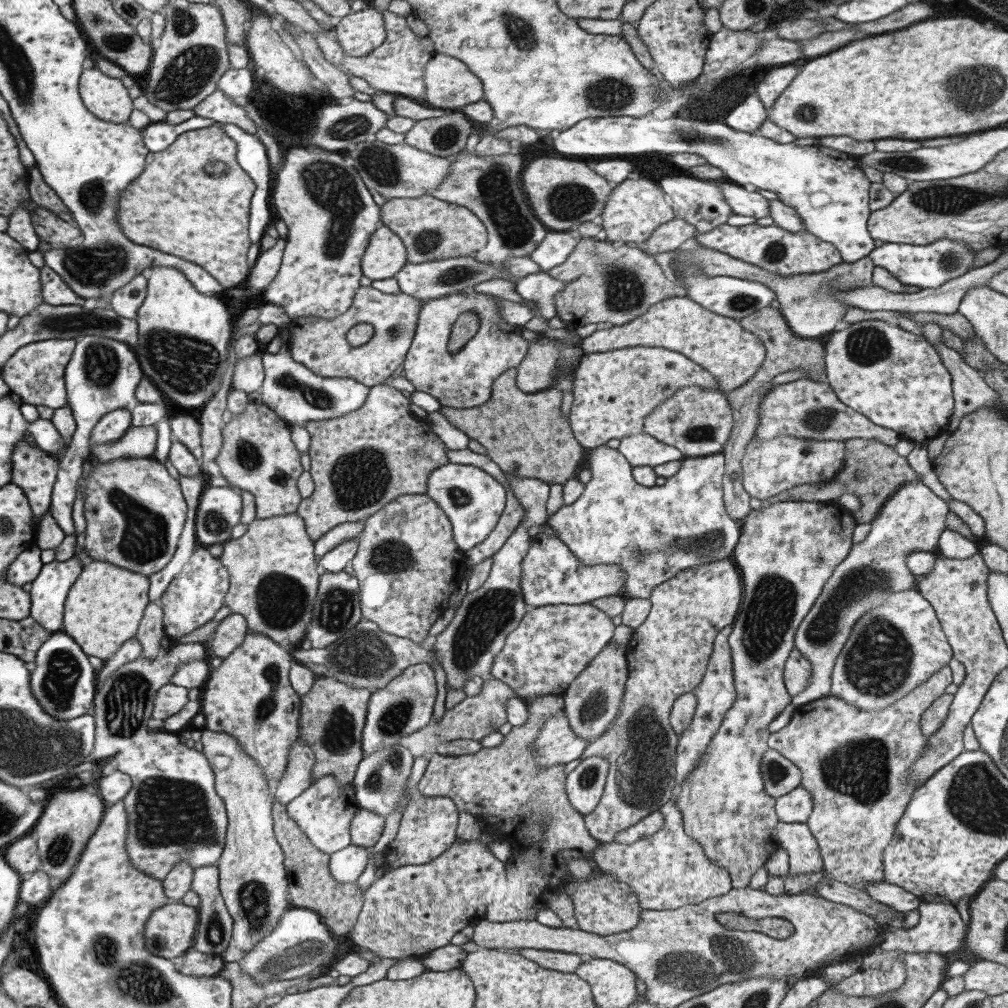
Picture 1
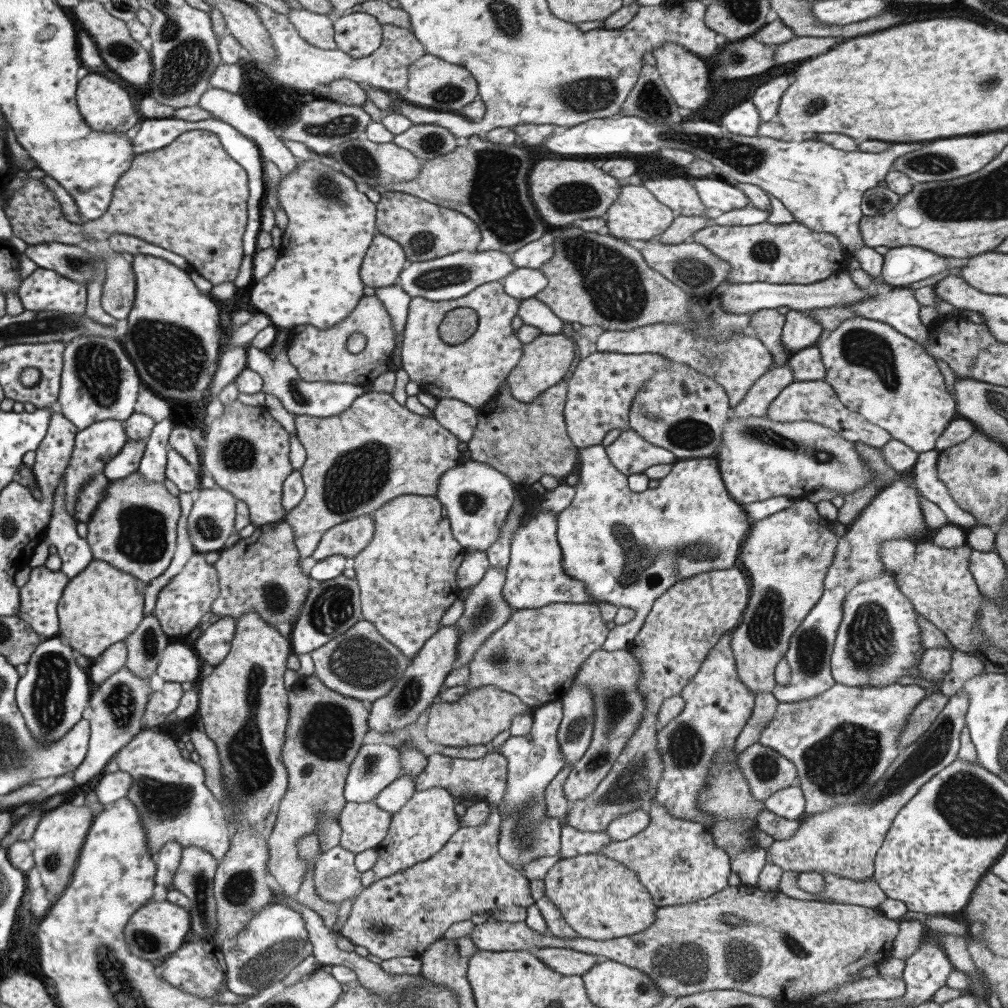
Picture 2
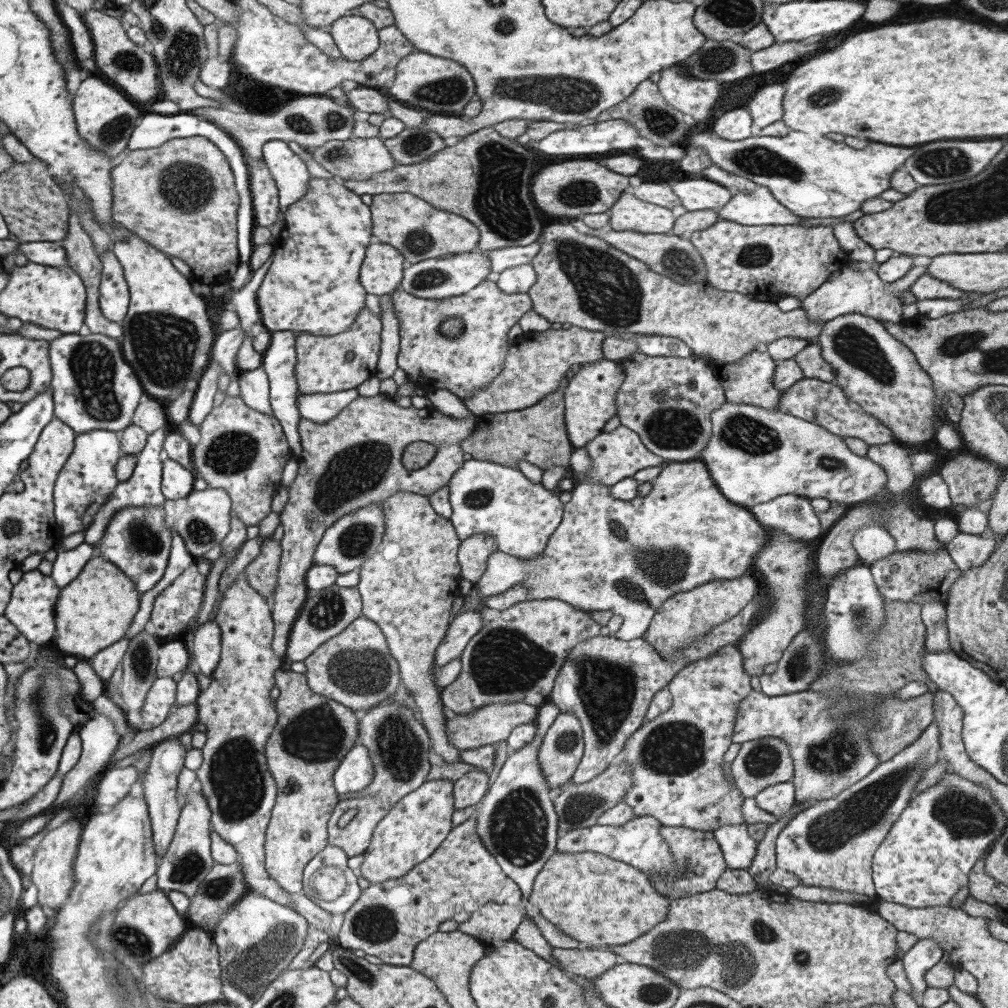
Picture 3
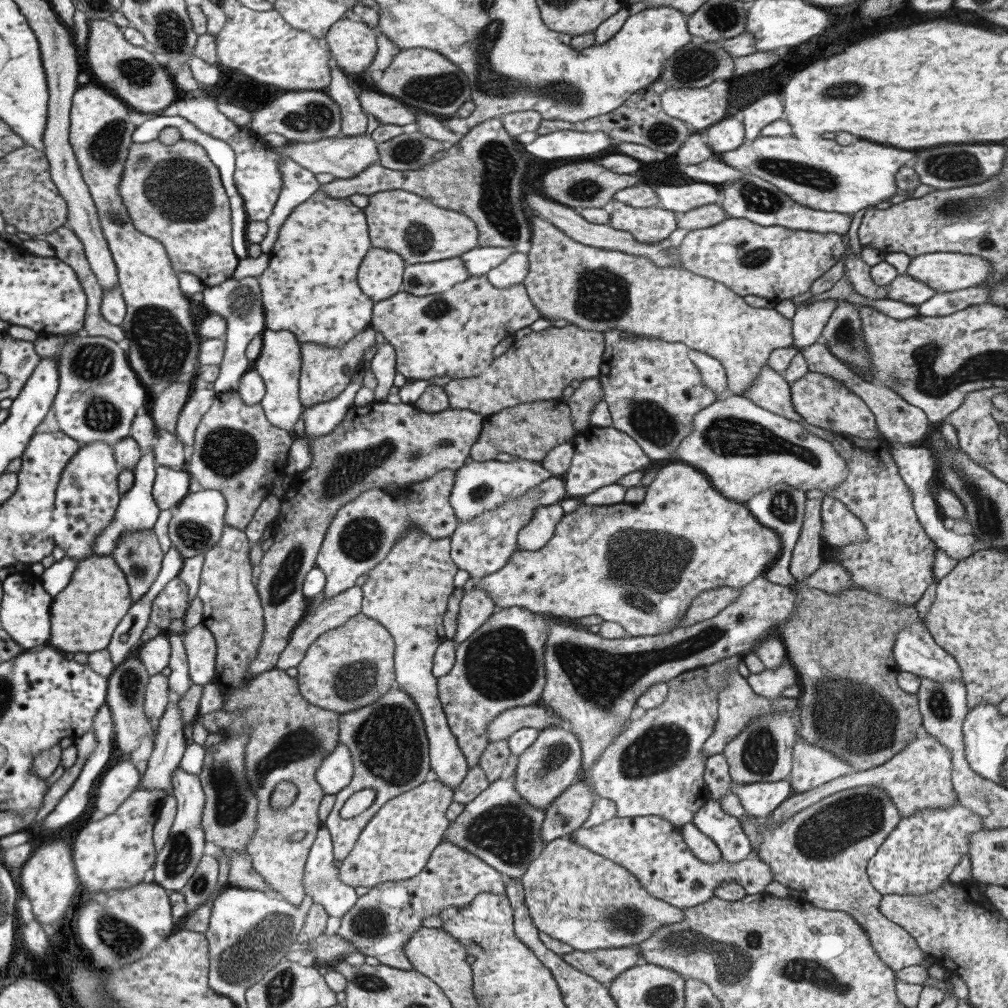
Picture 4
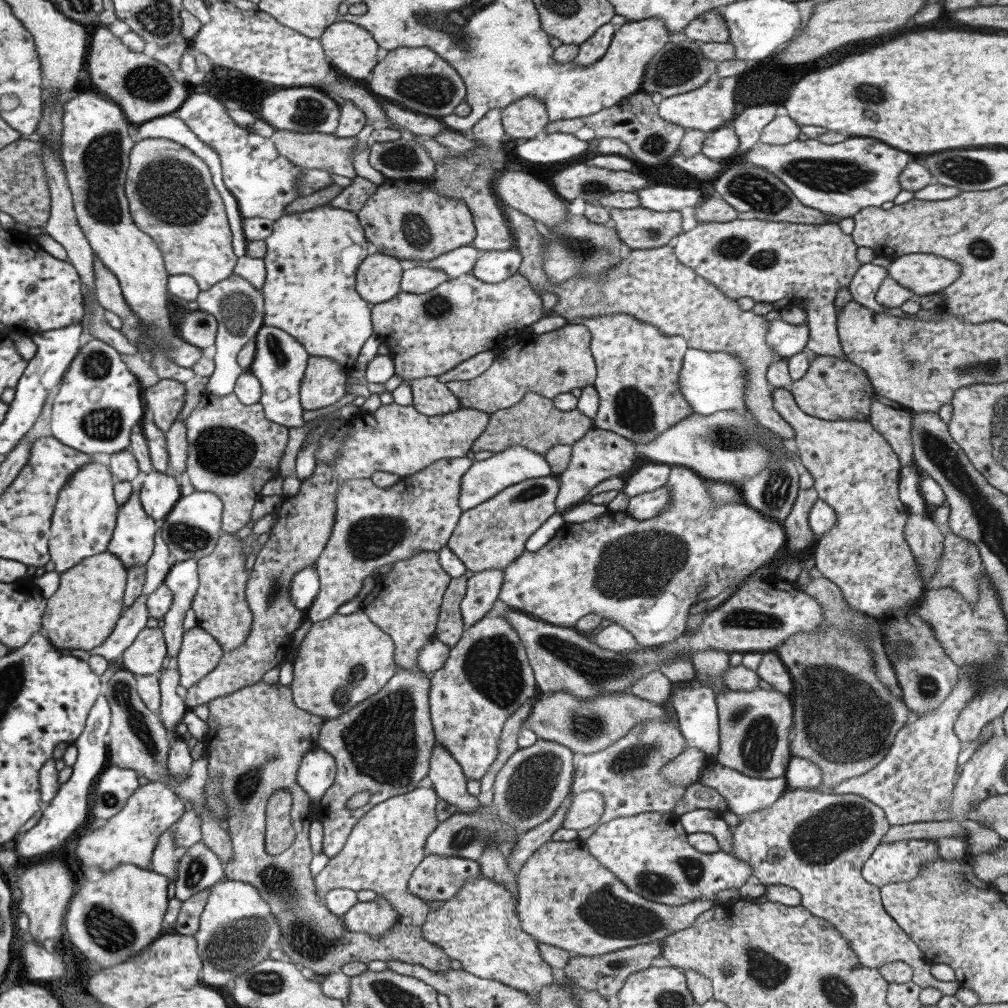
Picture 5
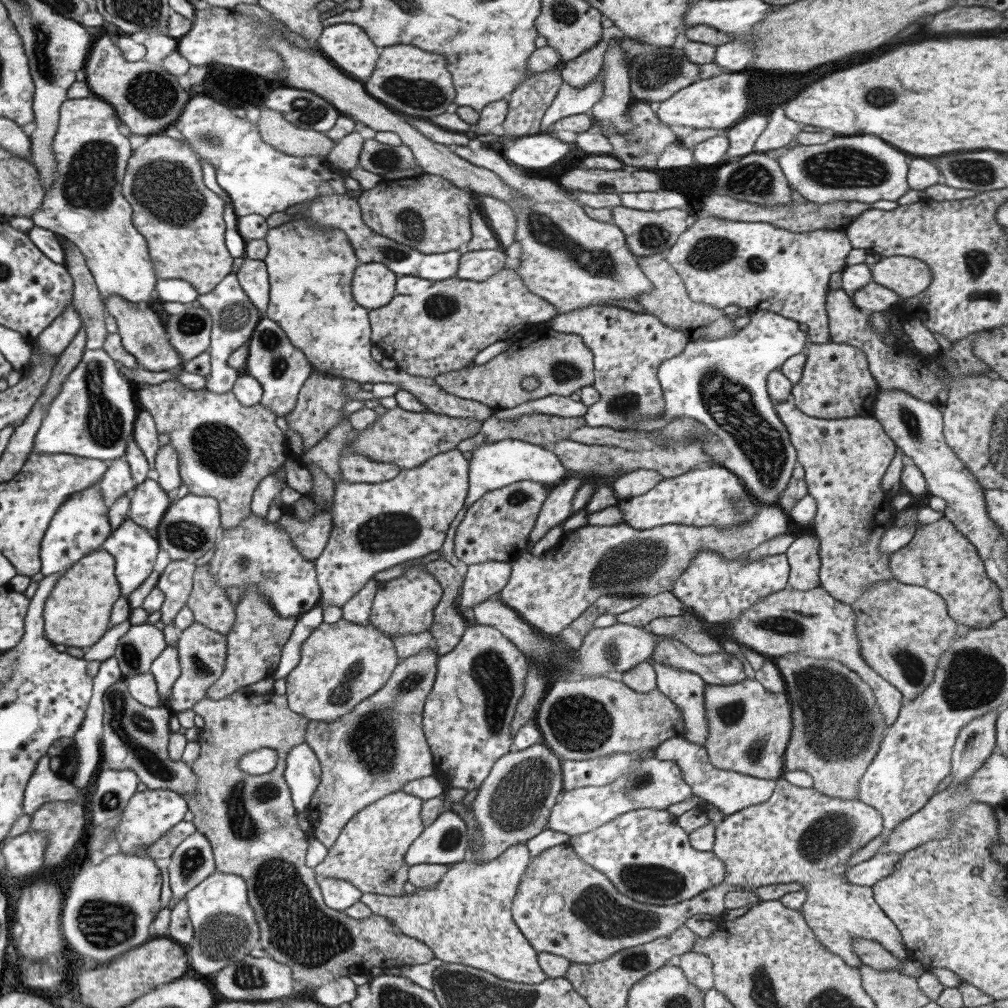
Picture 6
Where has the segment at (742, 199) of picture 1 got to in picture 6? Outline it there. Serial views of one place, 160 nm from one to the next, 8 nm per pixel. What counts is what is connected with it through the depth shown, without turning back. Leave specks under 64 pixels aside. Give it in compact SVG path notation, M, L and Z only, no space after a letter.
M659 189L655 192L624 192L618 195L621 199L621 206L638 211L659 212L667 208L686 211L688 209L688 200L683 194L667 192L665 189Z

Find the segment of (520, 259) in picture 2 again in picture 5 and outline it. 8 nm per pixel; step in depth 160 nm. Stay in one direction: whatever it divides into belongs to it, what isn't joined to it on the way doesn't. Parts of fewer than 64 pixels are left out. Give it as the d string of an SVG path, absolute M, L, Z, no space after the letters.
M471 246L455 248L453 251L441 254L441 256L431 261L410 261L414 268L421 266L421 268L441 269L449 279L457 278L465 273L471 273L475 261L481 255Z

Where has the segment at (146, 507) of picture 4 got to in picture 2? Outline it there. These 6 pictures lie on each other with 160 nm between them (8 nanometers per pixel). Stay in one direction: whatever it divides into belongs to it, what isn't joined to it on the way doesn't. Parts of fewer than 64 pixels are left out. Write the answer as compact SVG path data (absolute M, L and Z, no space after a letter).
M171 416L154 423L149 436L144 440L145 448L137 471L144 481L163 483L164 465L166 464L166 452L168 449L168 436L173 427Z

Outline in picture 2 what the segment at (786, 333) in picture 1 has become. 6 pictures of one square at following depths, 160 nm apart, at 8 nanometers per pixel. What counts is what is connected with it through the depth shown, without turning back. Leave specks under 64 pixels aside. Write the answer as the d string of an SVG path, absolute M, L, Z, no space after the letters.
M763 309L750 313L749 328L771 355L771 367L785 365L792 352L781 344L780 332L784 323L784 316L775 309Z

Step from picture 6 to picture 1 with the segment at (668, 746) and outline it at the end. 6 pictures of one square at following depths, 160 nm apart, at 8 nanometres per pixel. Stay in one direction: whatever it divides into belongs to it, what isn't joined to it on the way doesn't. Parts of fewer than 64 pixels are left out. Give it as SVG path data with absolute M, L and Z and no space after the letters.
M797 786L791 792L776 798L774 811L781 822L805 823L812 806L813 801L810 792L801 786Z

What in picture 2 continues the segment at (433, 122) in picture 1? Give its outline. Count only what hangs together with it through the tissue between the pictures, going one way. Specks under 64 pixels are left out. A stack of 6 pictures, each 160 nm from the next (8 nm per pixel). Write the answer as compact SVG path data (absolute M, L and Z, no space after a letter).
M412 124L405 132L396 134L392 142L423 161L447 154L457 147L455 137L447 129L432 124Z

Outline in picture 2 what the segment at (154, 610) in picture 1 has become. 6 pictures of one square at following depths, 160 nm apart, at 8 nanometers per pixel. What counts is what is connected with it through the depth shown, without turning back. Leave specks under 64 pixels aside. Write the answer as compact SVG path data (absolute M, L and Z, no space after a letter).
M145 615L135 631L124 639L127 644L127 658L124 666L134 677L149 678L156 666L163 649L168 645L167 635L161 630L157 617Z

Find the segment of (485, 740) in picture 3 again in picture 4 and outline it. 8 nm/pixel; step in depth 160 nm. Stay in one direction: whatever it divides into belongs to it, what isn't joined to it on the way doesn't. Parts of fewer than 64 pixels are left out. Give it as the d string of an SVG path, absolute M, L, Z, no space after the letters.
M532 705L509 708L509 710L497 714L491 722L487 723L487 741L491 743L493 741L506 740L513 732L517 732L517 730L520 730L521 728L536 728L537 732L541 732L541 730L553 728L553 726L563 728L563 730L567 730L567 732L571 732L571 734L575 735L575 733L571 731L569 723L565 723L559 715L555 715L553 710L545 710L545 708L539 708L539 706Z

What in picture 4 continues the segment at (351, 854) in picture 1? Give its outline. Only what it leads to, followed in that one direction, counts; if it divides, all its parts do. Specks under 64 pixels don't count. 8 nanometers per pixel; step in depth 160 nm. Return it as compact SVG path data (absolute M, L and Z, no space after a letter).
M322 825L318 828L315 841L308 850L308 855L304 864L304 875L302 878L304 894L311 897L311 902L319 904L328 916L341 918L355 904L358 896L353 891L353 887L347 886L338 879L338 867L335 862L331 847L328 830Z

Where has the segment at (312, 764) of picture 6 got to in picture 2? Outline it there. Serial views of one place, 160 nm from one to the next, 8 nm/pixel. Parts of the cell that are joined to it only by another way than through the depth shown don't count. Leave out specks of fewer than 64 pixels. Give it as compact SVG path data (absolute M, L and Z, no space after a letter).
M362 744L345 775L344 800L373 804L377 794L398 777L398 752L392 746Z

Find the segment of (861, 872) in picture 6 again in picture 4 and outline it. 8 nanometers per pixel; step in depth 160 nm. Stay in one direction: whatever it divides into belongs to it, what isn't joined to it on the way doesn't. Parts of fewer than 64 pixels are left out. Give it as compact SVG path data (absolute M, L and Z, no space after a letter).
M955 802L947 808L934 808L933 810L921 810L912 815L899 819L899 822L889 832L889 835L883 840L880 848L866 863L866 873L872 887L885 894L927 894L939 888L946 880L952 868L960 863L962 856L968 856L967 843L969 835L982 829L981 817L972 813L961 803Z

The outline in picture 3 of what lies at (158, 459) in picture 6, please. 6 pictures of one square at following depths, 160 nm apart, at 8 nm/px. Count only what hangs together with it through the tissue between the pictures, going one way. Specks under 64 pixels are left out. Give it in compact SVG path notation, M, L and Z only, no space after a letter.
M210 363L198 380L196 389L189 393L192 397L188 412L189 424L198 428L212 409L211 401L218 389L217 378L220 374L223 374L221 366Z

